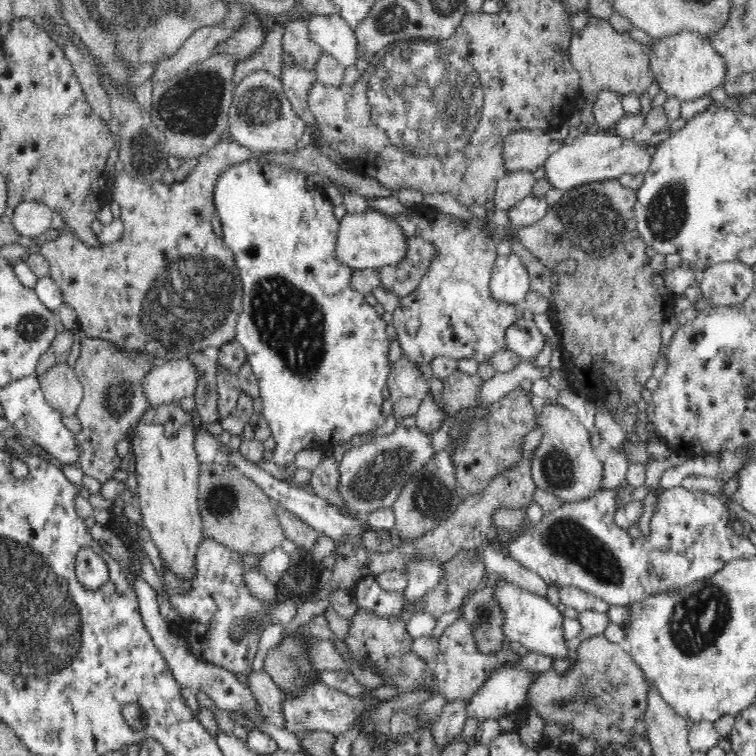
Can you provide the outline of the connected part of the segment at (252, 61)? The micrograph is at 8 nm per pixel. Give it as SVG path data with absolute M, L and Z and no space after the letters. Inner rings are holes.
M283 25L274 26L272 31L265 35L261 46L257 47L248 59L237 62L234 68L234 78L232 78L235 87L245 76L258 70L270 72L281 82L283 34Z

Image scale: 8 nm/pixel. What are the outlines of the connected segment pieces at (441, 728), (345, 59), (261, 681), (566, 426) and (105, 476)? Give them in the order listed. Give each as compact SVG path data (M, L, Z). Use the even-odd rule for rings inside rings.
M456 699L444 705L442 712L434 723L433 734L438 744L445 743L452 736L462 732L467 717L466 706L468 706L468 703L464 699Z
M338 13L329 15L311 15L307 20L310 38L347 68L355 66L361 49L355 37L355 31Z
M260 669L247 675L246 685L250 693L254 694L261 708L261 714L267 718L267 722L276 728L286 728L286 719L282 713L281 690L271 680L271 676Z
M553 402L537 413L537 424L546 430L542 443L532 456L532 478L538 488L554 494L564 503L578 502L599 491L603 478L603 462L594 454L588 430L580 424L576 415L563 405Z
M85 337L80 341L80 356L73 370L83 386L83 397L75 410L82 430L76 434L79 446L78 464L84 474L101 484L112 480L127 458L121 458L116 444L127 438L131 426L139 422L149 405L144 380L161 360L149 352L130 352L125 344L111 343L109 339Z

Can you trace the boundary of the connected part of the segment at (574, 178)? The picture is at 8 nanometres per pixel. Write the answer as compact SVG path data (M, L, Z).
M592 129L572 142L562 144L558 151L545 160L541 175L545 175L551 188L566 192L592 182L617 179L621 174L644 173L651 161L646 147L646 144L638 145L633 138L620 138L610 130Z

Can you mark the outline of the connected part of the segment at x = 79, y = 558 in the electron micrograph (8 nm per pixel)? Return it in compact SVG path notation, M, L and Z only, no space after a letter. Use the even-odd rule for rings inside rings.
M82 547L76 555L76 576L86 590L103 590L108 582L109 570L105 560L90 547Z

